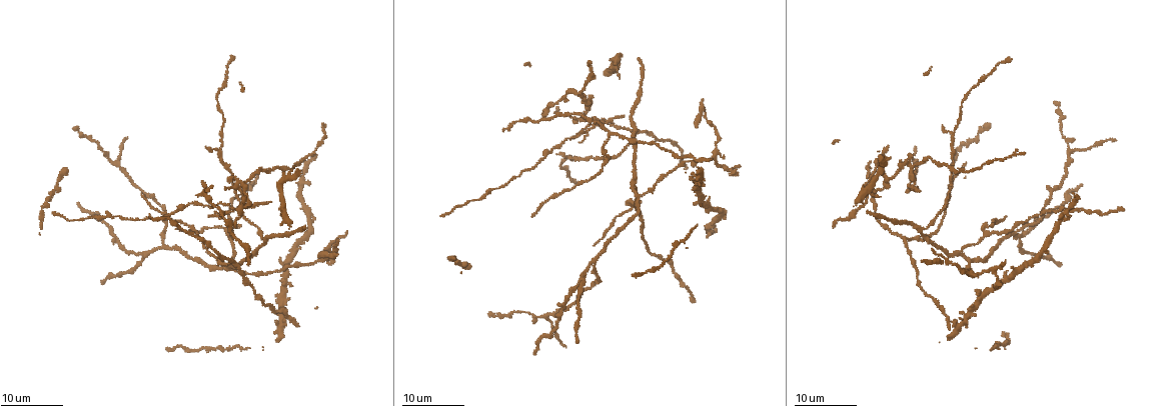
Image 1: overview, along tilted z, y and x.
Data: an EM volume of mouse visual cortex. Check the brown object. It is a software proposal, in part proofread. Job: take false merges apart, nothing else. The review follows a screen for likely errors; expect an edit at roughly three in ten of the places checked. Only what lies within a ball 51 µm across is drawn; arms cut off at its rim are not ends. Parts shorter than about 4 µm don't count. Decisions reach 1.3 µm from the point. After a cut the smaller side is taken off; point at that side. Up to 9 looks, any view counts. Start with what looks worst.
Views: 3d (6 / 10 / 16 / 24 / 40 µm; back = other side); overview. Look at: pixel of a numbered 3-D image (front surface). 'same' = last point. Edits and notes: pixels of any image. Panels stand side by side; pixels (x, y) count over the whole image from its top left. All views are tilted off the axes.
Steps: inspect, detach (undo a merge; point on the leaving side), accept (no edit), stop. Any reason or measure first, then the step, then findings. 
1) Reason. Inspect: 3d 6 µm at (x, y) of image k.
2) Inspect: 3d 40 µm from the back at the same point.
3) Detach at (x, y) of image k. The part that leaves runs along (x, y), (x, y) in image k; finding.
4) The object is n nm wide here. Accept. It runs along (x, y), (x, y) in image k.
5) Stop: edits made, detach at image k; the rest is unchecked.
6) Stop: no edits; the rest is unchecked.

Three arms meet. Inspect: 3d 24 µm at (907, 239) of image 1.

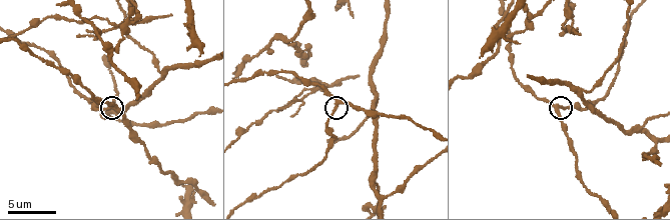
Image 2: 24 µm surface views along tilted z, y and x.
Inspect: 3d 6 µm at (560, 107) of image 2.

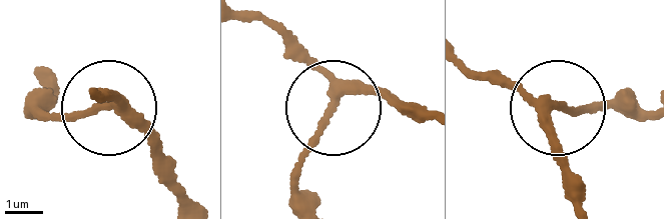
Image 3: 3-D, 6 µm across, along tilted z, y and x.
The object is 200 nm wide here. Accept. It runs along (582, 200), (553, 122), (562, 108), (592, 106) in image 3; one cell here.

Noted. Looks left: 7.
Three-way junction. Inspect: 3d 16 µm at (117, 160) of image 1.

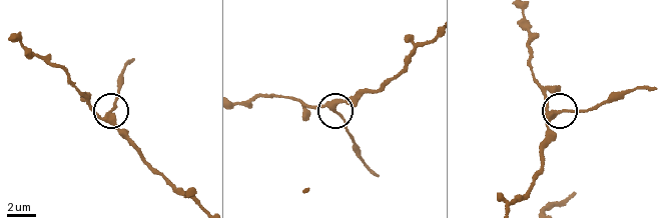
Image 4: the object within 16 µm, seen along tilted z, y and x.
Inspect: 3d 6 µm at (334, 110) of image 4.

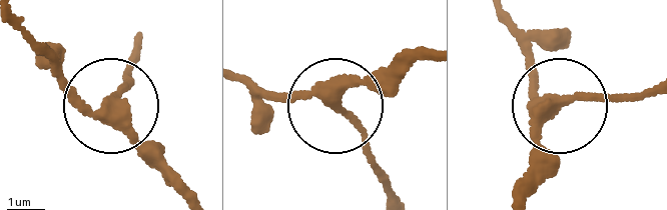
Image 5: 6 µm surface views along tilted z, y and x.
Accept. It runs along (427, 46), (341, 99), (389, 176) in image 5; one cell here.

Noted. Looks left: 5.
Three arms meet. Inspect: 3d 10 µm at (640, 127) of image 2.

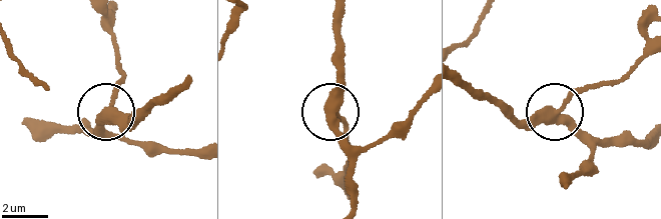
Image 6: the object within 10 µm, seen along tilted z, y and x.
Inspect: 3d 6 µm at (335, 111) of image 6.

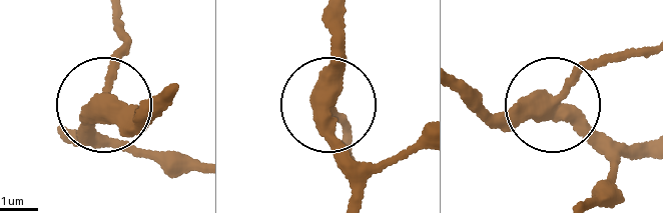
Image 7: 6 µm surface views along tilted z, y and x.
Accept. One cell here.

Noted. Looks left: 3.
Inspect: 3d 16 µm at (383, 113) of image 2.

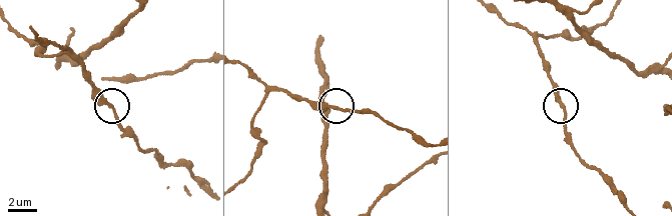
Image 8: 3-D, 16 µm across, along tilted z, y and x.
Accept. It runs along (336, 107), (292, 99) in image 8; continuous, no second cell.

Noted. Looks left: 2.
Stop: no edits; the rest is unchecked.

